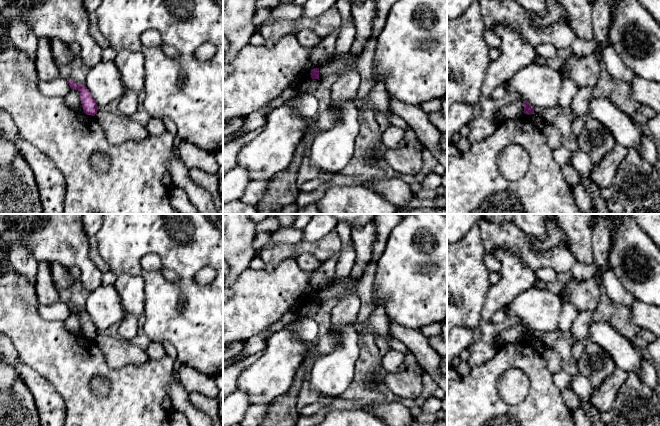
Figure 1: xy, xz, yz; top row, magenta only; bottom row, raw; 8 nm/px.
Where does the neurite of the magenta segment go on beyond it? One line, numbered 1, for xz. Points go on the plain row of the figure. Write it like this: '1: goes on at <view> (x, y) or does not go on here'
1: does not go on here

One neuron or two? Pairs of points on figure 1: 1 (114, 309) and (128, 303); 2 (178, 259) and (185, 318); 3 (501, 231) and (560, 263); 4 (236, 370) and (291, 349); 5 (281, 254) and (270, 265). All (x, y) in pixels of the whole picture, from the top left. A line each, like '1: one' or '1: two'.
1: two
2: one
3: one
4: two
5: one

